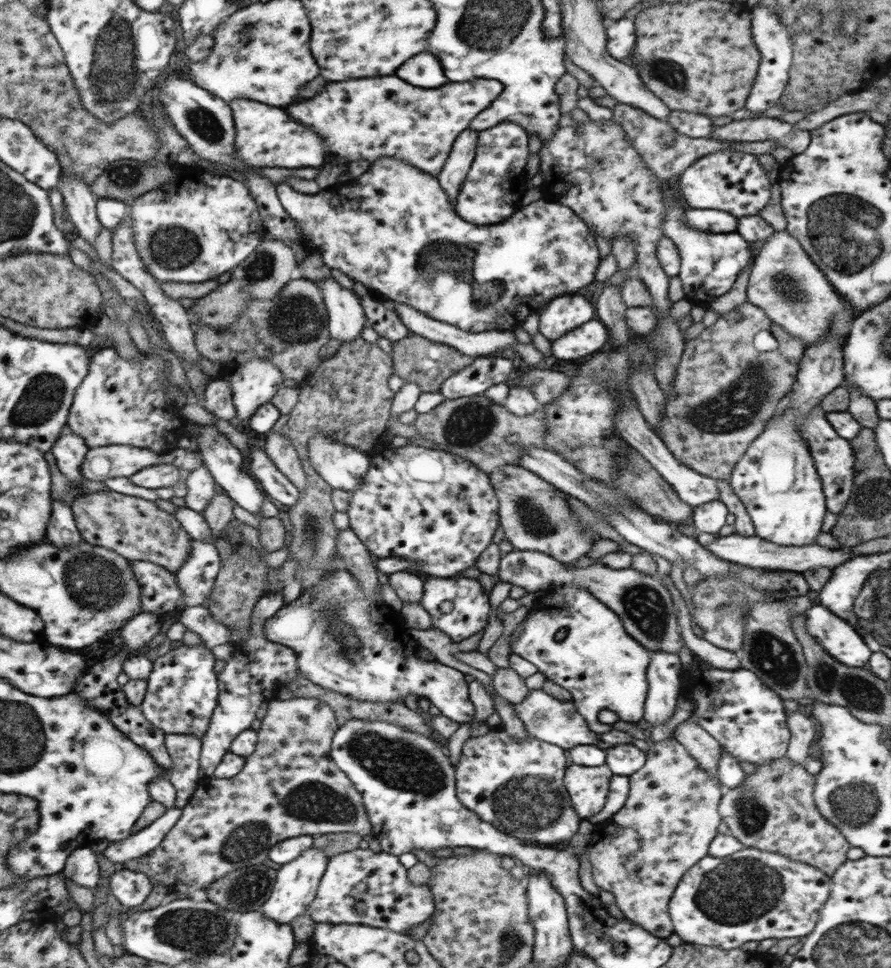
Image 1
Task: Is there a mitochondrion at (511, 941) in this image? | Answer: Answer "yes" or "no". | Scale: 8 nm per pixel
yes

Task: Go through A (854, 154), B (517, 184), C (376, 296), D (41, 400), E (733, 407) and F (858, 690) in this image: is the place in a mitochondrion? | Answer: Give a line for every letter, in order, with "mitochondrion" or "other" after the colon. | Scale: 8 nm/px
A: other
B: other
C: other
D: mitochondrion
E: mitochondrion
F: mitochondrion

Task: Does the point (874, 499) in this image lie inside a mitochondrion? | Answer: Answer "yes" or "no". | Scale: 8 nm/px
yes

